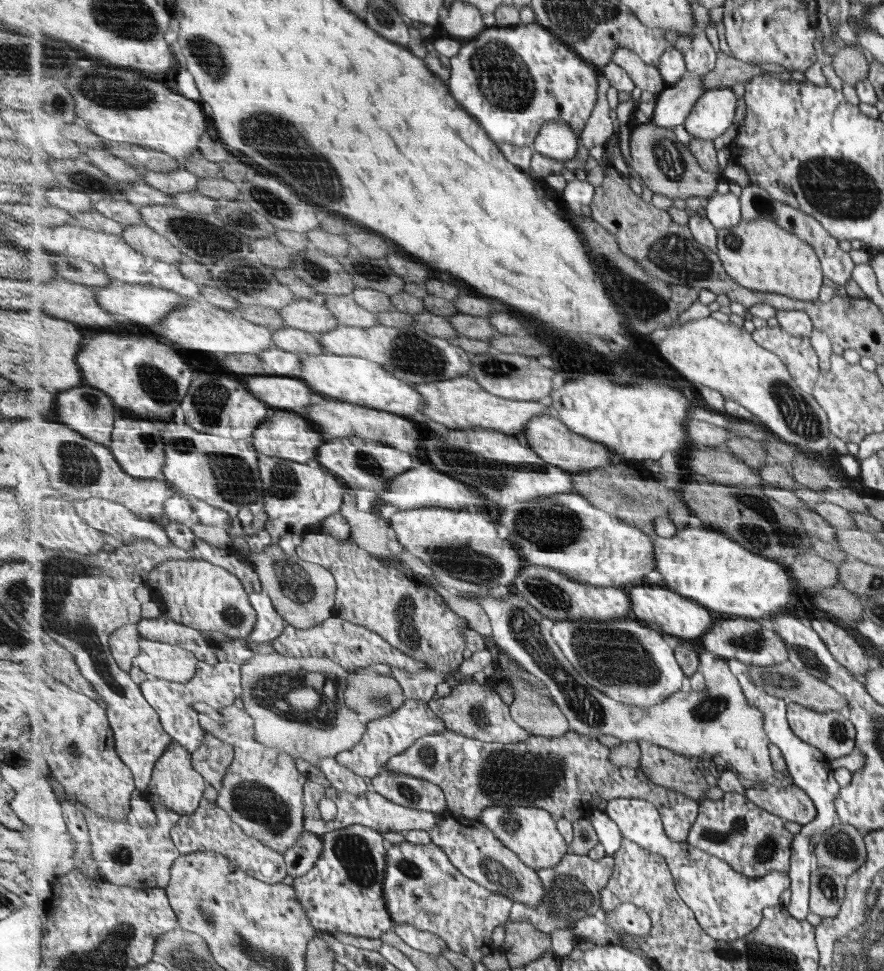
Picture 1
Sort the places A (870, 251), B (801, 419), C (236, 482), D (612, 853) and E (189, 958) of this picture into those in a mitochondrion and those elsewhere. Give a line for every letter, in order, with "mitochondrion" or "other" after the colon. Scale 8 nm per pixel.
A: other
B: mitochondrion
C: mitochondrion
D: other
E: mitochondrion

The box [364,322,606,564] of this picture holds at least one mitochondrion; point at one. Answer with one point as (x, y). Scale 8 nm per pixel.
(553, 528)

